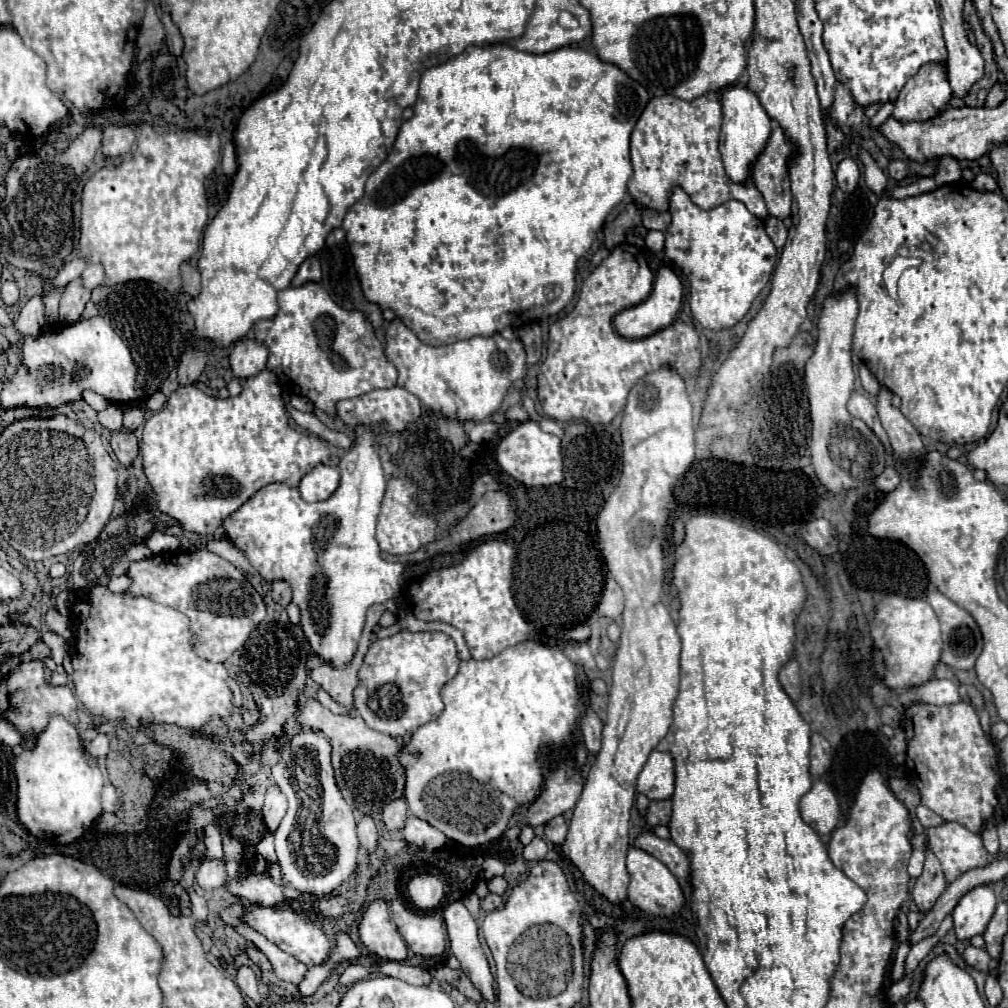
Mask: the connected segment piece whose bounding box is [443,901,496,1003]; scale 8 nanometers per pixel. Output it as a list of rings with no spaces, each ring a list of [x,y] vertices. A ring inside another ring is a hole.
[[[454,901],[443,908],[444,923],[450,939],[450,951],[460,961],[460,969],[470,977],[474,987],[482,993],[484,1001],[496,999],[492,987],[492,973],[486,955],[478,941],[478,927],[462,901]]]

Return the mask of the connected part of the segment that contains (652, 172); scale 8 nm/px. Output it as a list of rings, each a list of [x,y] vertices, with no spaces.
[[[674,95],[652,97],[630,137],[634,175],[630,177],[628,191],[632,193],[634,201],[640,207],[666,211],[672,187],[680,185],[686,193],[692,193],[692,199],[700,209],[708,211],[730,199],[736,199],[742,201],[752,215],[766,219],[768,209],[762,193],[754,185],[736,185],[726,179],[718,151],[720,125],[722,107],[714,95],[702,95],[694,101],[682,101]]]

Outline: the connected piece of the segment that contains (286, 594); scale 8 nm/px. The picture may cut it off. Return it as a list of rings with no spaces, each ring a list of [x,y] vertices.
[[[274,581],[274,583],[272,583],[272,599],[274,599],[276,603],[280,603],[282,607],[286,607],[286,605],[290,603],[290,599],[292,599],[292,589],[290,589],[290,585],[288,585],[286,581]]]

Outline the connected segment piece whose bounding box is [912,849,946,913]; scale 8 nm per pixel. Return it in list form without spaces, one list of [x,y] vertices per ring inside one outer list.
[[[928,849],[926,851],[926,861],[924,861],[924,871],[916,879],[916,885],[912,889],[912,899],[916,901],[918,909],[922,913],[930,911],[930,907],[936,903],[936,899],[942,895],[946,889],[946,879],[942,875],[942,867],[938,857]]]

